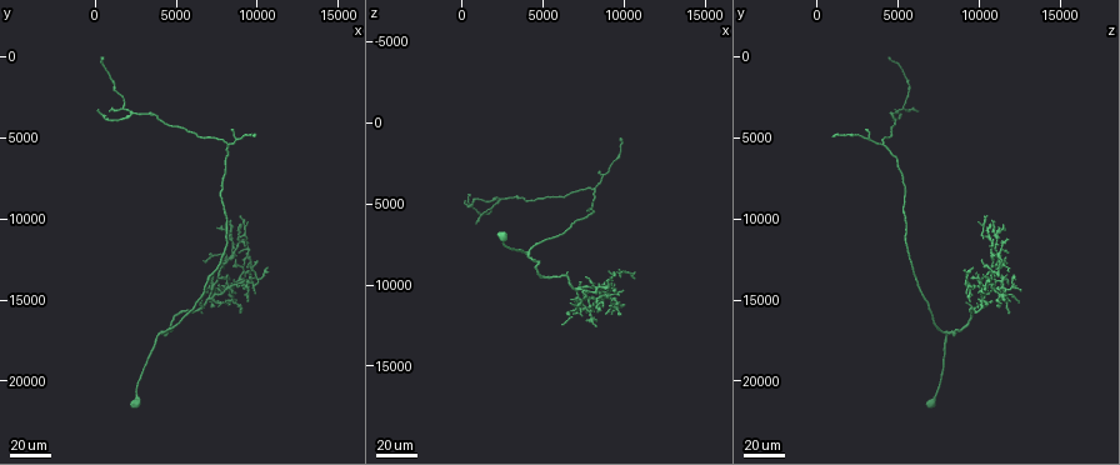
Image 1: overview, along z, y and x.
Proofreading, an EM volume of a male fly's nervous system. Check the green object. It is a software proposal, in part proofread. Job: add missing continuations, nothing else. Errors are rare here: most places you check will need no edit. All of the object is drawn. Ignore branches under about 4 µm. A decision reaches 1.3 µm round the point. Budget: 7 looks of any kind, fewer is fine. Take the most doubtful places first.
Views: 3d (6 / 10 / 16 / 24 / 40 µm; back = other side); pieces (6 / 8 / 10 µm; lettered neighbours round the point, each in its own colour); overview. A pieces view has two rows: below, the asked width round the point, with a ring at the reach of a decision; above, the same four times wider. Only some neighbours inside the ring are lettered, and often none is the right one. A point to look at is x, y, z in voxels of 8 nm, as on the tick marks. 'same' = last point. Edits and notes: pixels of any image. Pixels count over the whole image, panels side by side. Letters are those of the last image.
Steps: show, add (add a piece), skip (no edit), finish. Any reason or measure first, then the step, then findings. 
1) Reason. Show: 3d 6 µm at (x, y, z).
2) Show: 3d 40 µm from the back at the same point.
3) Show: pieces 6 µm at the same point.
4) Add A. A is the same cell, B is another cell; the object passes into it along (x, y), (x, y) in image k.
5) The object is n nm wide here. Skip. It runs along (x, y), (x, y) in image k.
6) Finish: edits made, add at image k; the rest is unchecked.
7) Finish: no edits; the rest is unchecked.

Free end. Show: 3d 24 µm at (9200, 11600, 10600).

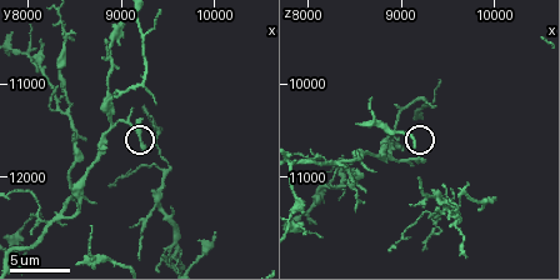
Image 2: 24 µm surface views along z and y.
Show: pieces 8 µm at (9250, 11650, 10800).

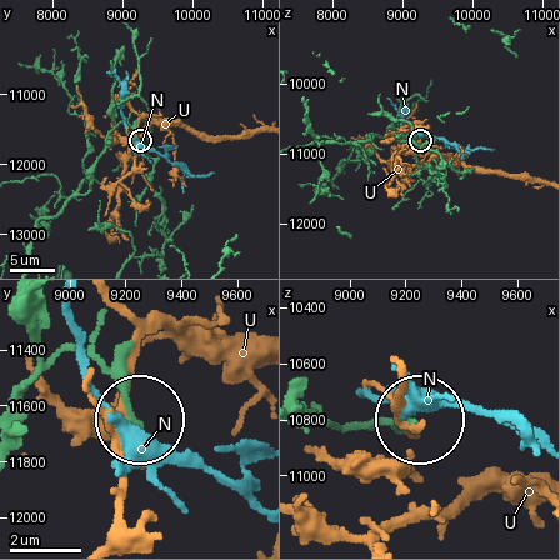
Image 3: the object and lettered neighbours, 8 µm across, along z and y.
Skip. N and U are other cells; none of them fits.

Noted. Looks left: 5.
Branch stops here. Show: 3d 24 µm at (10000, 5000, 1200).

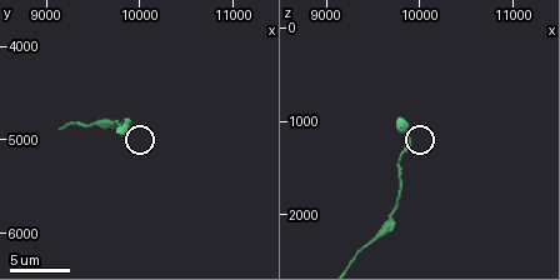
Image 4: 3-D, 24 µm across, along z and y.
Show: pieces 10 µm at (9800, 4950, 1000).

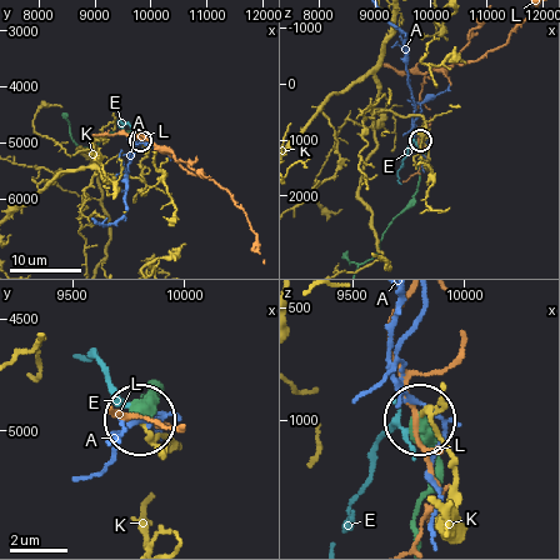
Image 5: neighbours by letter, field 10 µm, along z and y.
Skip. A, E, K and L are other cells; no lettered piece goes on from it.

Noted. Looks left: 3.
An open end. Show: 3d 24 µm at (1000, 3200, 6200).

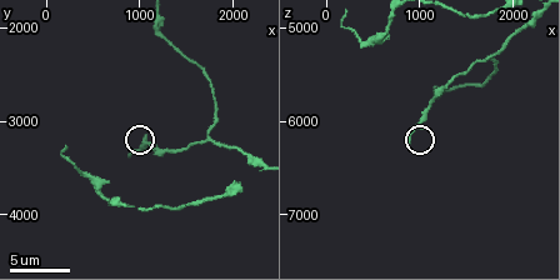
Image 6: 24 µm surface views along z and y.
Show: pieces 6 µm at (850, 3400, 6200).

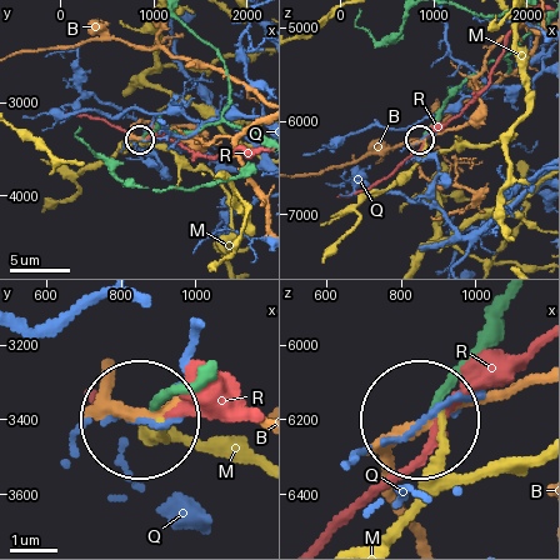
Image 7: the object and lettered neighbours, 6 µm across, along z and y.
Skip. B, M, Q and R are other cells; no lettered piece goes on from it.

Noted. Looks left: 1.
Finish: no edits; the rest is unchecked.

